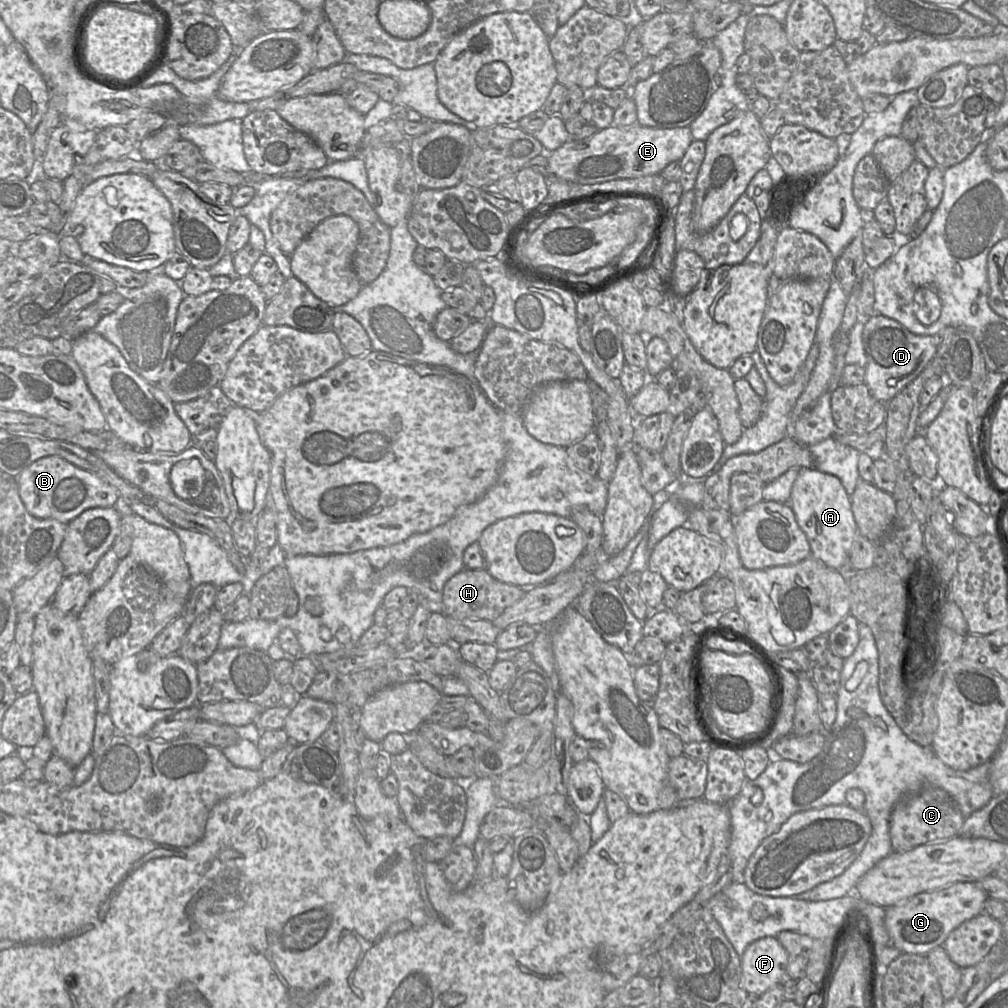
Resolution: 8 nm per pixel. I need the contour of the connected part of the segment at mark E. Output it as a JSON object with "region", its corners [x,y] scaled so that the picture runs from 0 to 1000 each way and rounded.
{"region":[[[633,122],[624,126],[606,124],[578,139],[565,137],[545,152],[545,172],[553,178],[574,183],[650,174],[656,172],[664,162],[676,159],[688,139],[684,125],[647,127]]]}

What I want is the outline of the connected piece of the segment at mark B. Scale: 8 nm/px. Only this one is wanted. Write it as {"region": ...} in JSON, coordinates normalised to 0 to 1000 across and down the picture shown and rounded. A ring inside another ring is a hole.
{"region":[[[46,452],[34,457],[15,473],[15,478],[20,494],[32,512],[55,515],[63,520],[88,504],[112,503],[118,494],[115,484],[60,452]]]}

